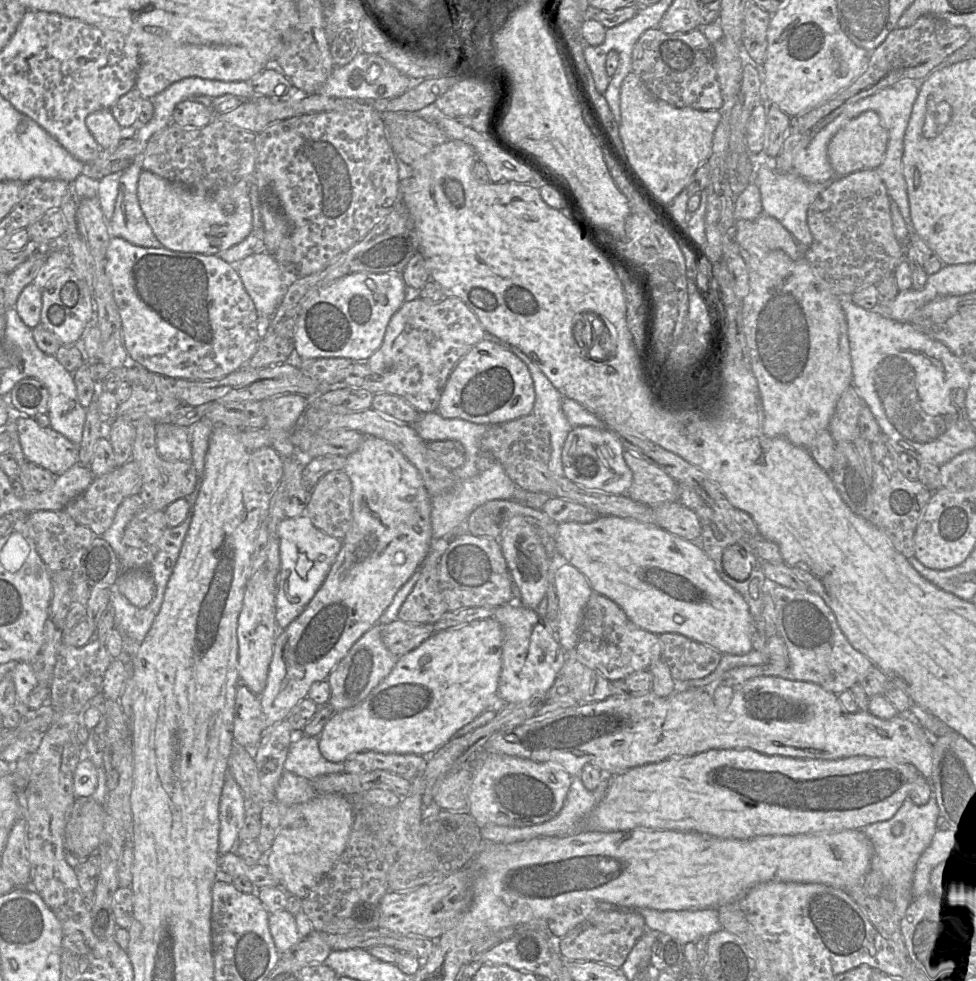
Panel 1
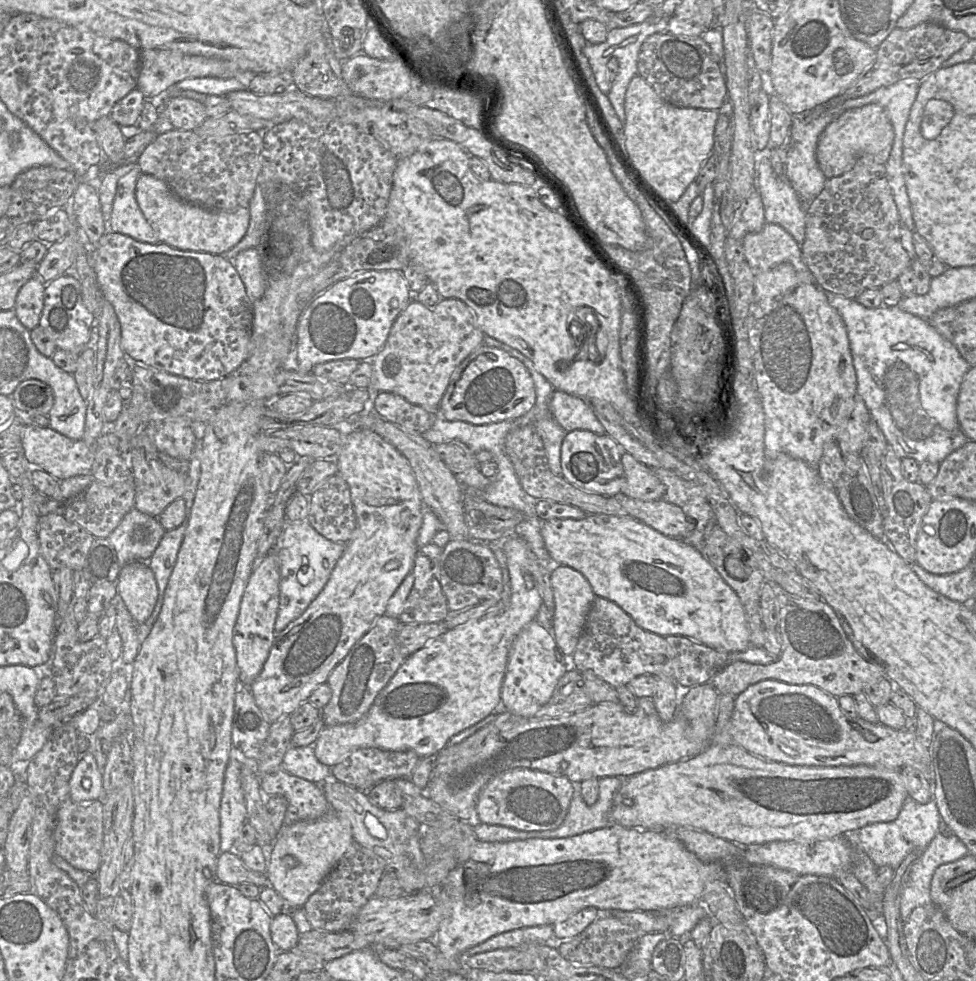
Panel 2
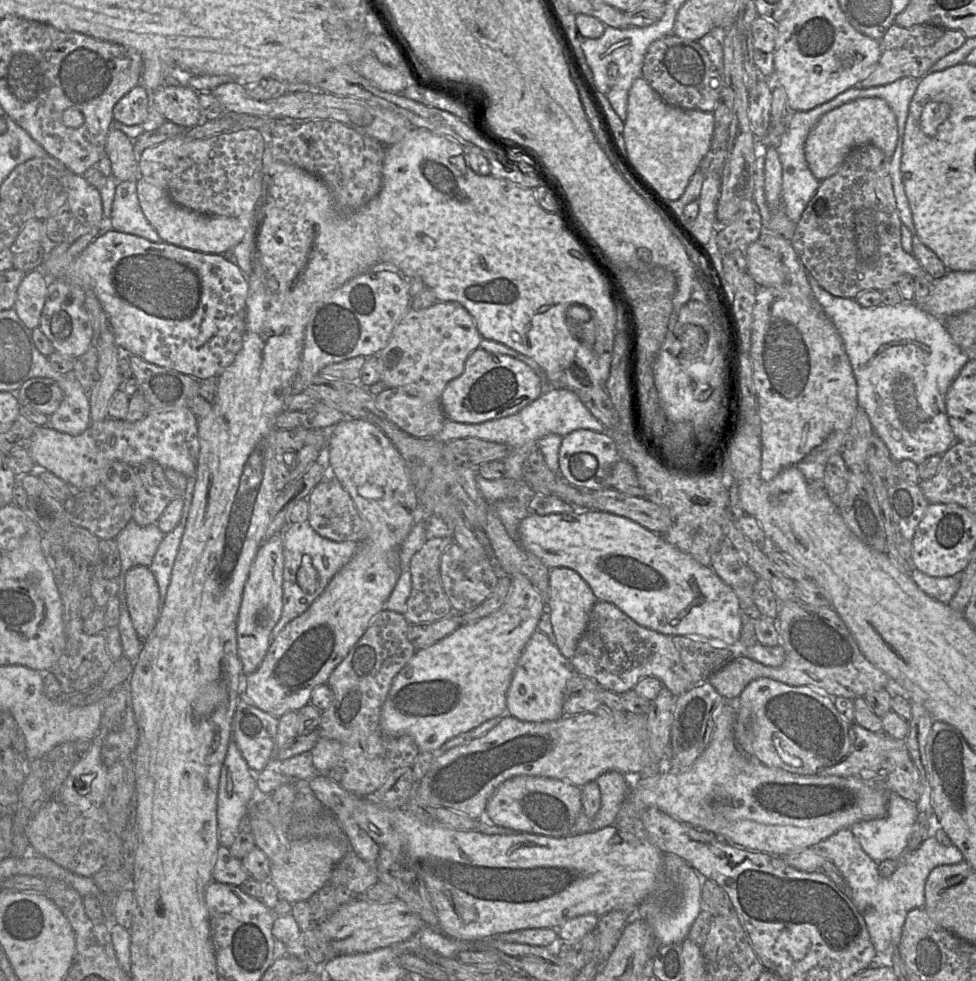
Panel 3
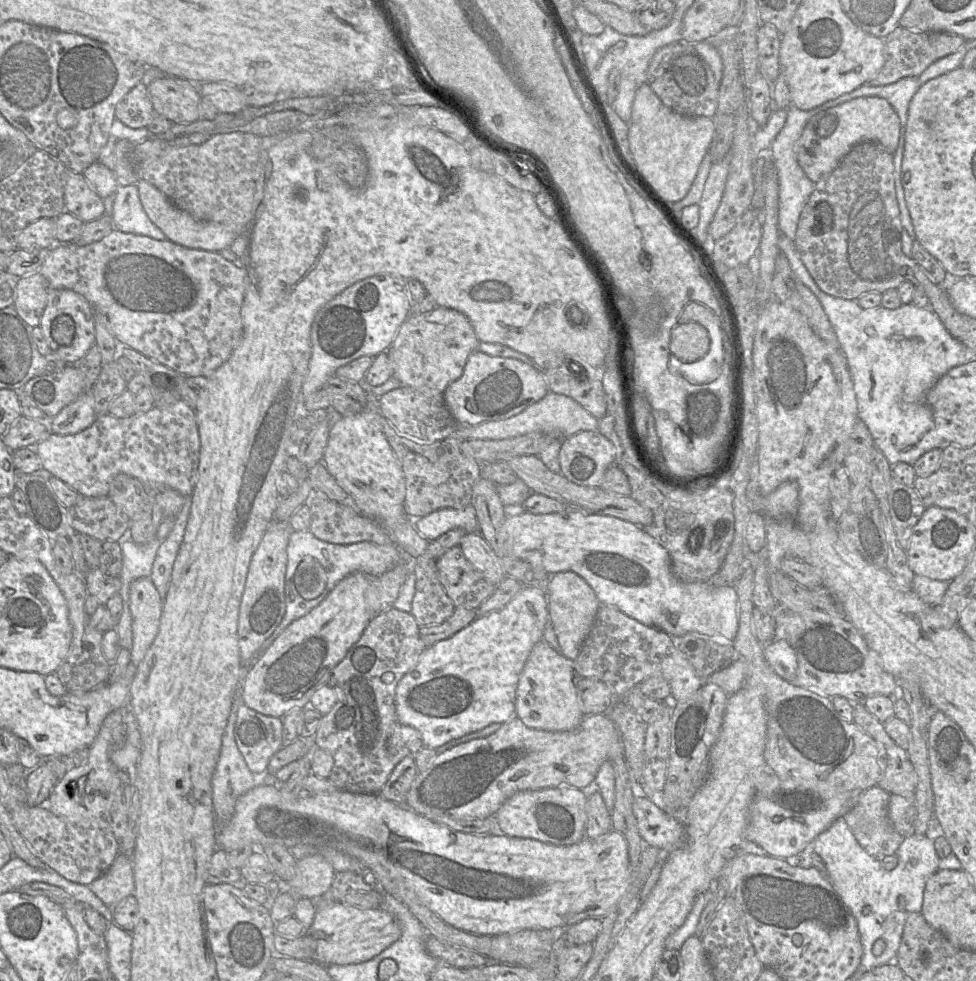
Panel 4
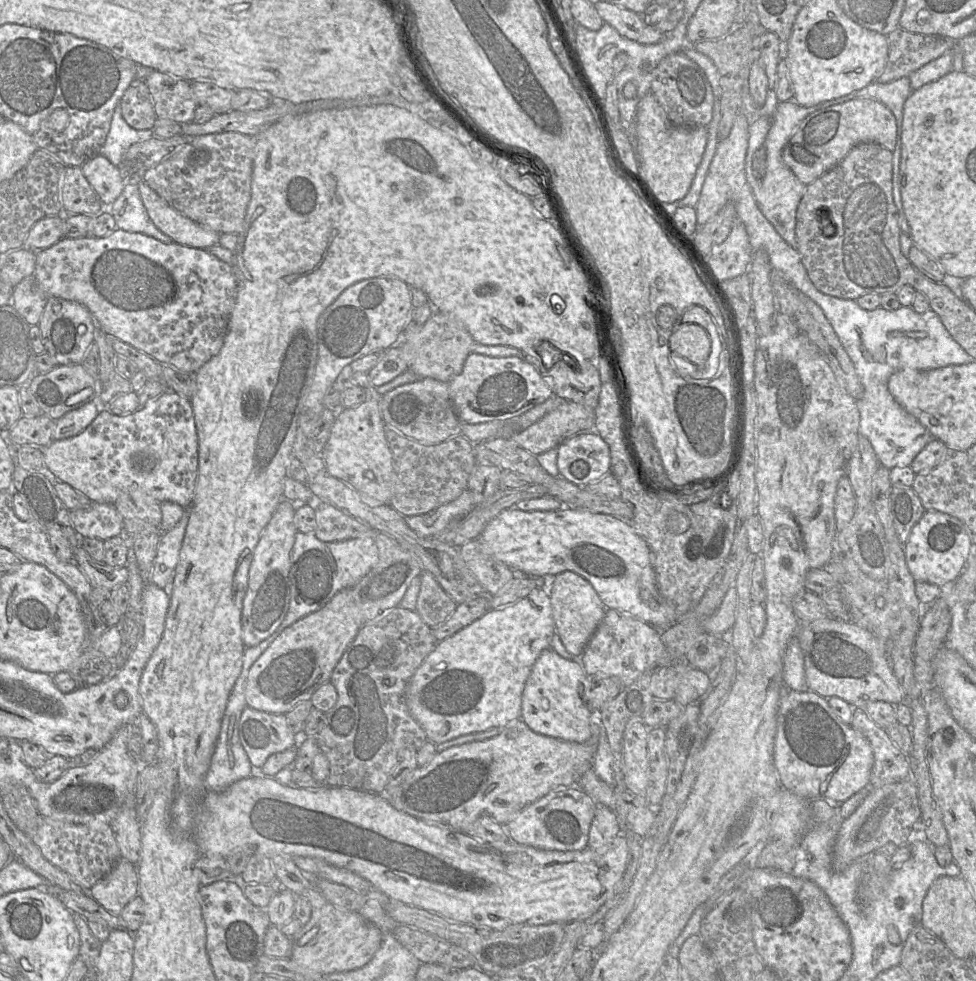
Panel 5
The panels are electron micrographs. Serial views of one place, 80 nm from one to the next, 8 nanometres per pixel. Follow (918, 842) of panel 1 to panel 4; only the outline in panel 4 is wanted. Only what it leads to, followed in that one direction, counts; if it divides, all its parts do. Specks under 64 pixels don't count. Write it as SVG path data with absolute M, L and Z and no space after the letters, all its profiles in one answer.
M874 785L856 796L853 807L843 816L853 835L864 850L878 859L896 854L905 837L899 834L888 819L890 793Z

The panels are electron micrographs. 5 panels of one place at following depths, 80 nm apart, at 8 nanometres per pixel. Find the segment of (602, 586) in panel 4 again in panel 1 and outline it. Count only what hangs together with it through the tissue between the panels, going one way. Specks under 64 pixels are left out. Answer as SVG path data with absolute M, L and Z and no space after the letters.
M599 515L590 523L558 524L556 549L563 561L576 567L587 578L594 593L614 601L637 627L657 635L681 634L722 655L744 655L753 649L752 617L747 602L720 578L713 561L698 542L685 540L656 523Z

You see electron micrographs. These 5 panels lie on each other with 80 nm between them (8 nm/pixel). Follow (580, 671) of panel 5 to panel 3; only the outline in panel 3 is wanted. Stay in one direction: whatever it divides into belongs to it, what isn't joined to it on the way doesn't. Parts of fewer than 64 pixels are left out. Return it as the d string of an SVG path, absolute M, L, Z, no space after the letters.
M537 629L526 644L517 666L514 670L510 686L506 696L506 713L524 722L548 722L556 721L565 716L563 712L564 691L567 682L574 674L571 659L565 658L556 644L539 629Z

